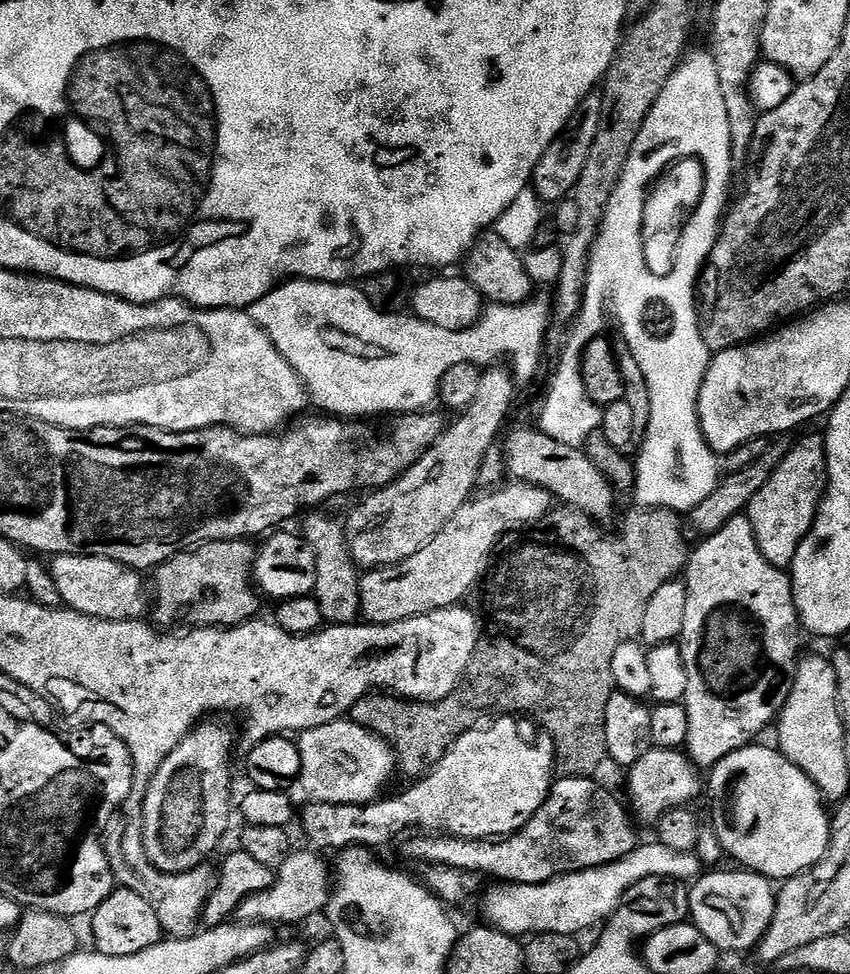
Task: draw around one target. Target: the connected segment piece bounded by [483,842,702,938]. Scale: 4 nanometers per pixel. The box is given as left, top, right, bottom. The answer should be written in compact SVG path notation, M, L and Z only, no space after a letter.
M658 842L637 843L626 858L581 872L567 872L541 884L496 882L484 896L484 916L491 927L517 938L537 932L570 934L579 937L587 928L603 925L624 903L624 895L646 878L692 882L701 875L702 865L695 854L670 850Z

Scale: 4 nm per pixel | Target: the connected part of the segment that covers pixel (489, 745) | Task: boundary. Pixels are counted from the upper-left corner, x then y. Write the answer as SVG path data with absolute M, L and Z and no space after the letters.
M504 714L493 720L496 721L489 728L469 727L468 732L462 734L462 738L458 738L458 742L450 746L450 750L446 750L443 758L428 773L409 783L412 785L397 796L385 795L379 800L373 800L371 804L305 803L301 812L299 809L298 824L300 820L309 842L312 843L309 845L316 850L343 850L355 846L379 850L383 844L396 839L399 841L413 830L424 834L457 836L463 840L498 840L522 830L522 826L526 826L526 822L530 822L530 818L534 818L534 814L546 802L548 791L553 786L556 751L547 734L541 735L537 744L531 744L520 733L515 715Z

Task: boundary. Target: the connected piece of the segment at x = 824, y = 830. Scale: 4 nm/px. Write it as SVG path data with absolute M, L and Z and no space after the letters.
M749 746L746 748L739 748L734 754L730 754L726 758L722 758L716 764L715 768L711 769L709 778L706 780L706 796L712 799L712 820L710 820L711 827L715 828L718 838L722 842L725 853L729 857L732 856L737 860L737 865L743 866L749 872L756 872L768 878L772 882L783 882L789 880L792 876L796 876L800 872L805 872L807 868L813 868L817 862L826 854L828 849L828 837L830 835L830 812L827 812L826 801L821 796L819 790L814 786L814 782L809 776L803 772L798 766L794 766L785 758L780 751L775 747L772 748L756 748L757 746Z

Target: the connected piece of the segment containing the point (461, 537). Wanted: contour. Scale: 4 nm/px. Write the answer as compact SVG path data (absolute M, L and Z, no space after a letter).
M504 482L480 494L468 499L418 554L410 554L410 558L388 568L374 568L361 575L360 614L367 623L389 624L459 605L463 601L460 599L476 583L476 587L481 583L490 557L497 551L496 543L508 531L519 533L541 523L554 507L552 493L532 484Z

